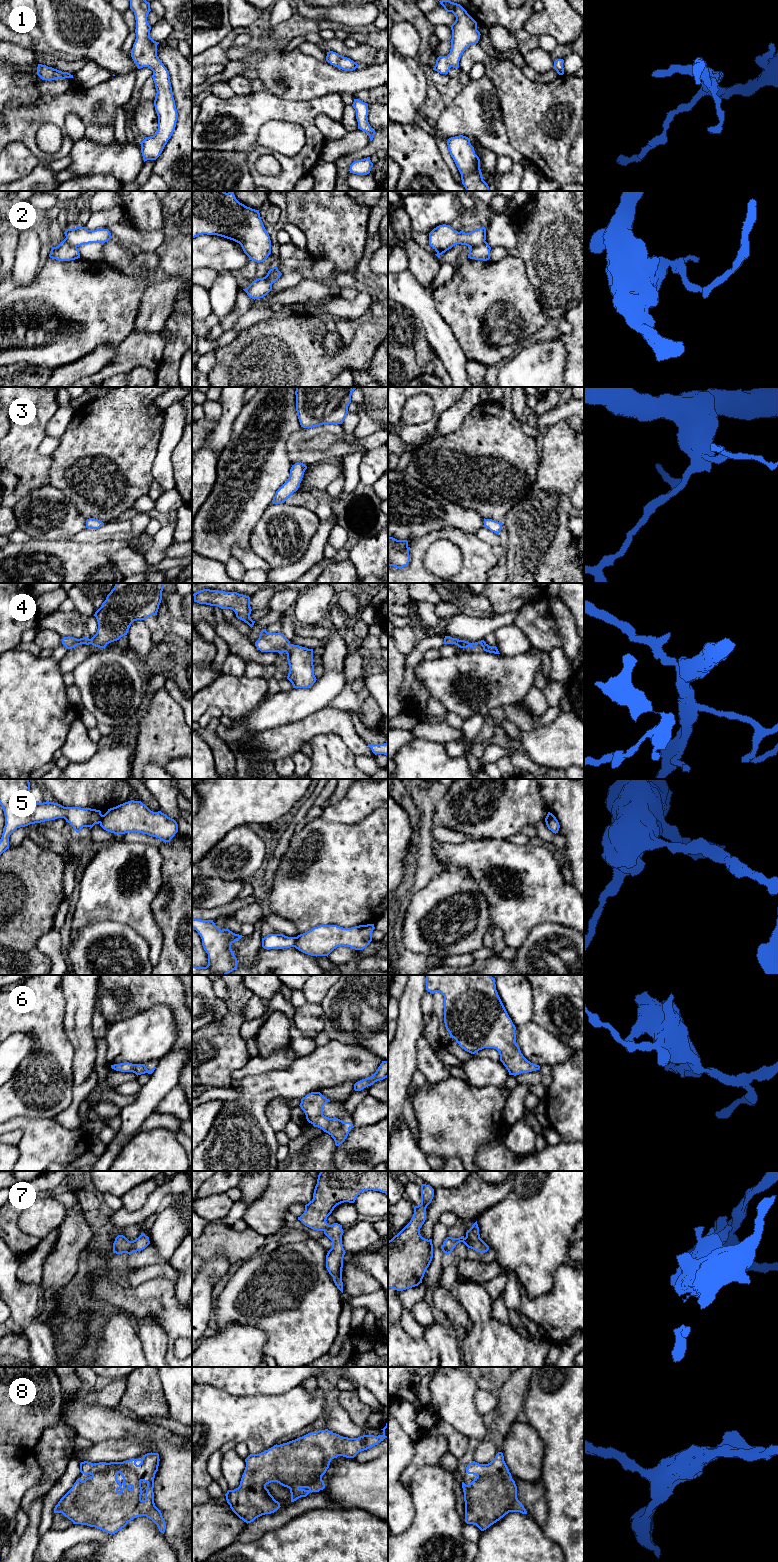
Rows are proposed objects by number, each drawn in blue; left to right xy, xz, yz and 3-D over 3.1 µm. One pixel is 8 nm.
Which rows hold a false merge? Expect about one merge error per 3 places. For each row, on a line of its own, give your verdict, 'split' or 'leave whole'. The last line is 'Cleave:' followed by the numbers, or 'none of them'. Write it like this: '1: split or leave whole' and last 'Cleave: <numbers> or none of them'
1: leave whole
2: split
3: leave whole
4: leave whole
5: split
6: leave whole
7: leave whole
8: leave whole
Cleave: 2, 5

